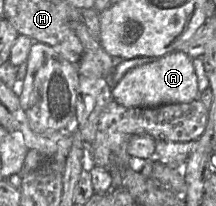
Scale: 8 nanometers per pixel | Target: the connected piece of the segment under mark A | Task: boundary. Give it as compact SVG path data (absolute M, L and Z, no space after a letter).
M182 51L171 52L148 64L130 69L112 88L113 101L130 108L189 103L198 97L198 81L192 58Z

